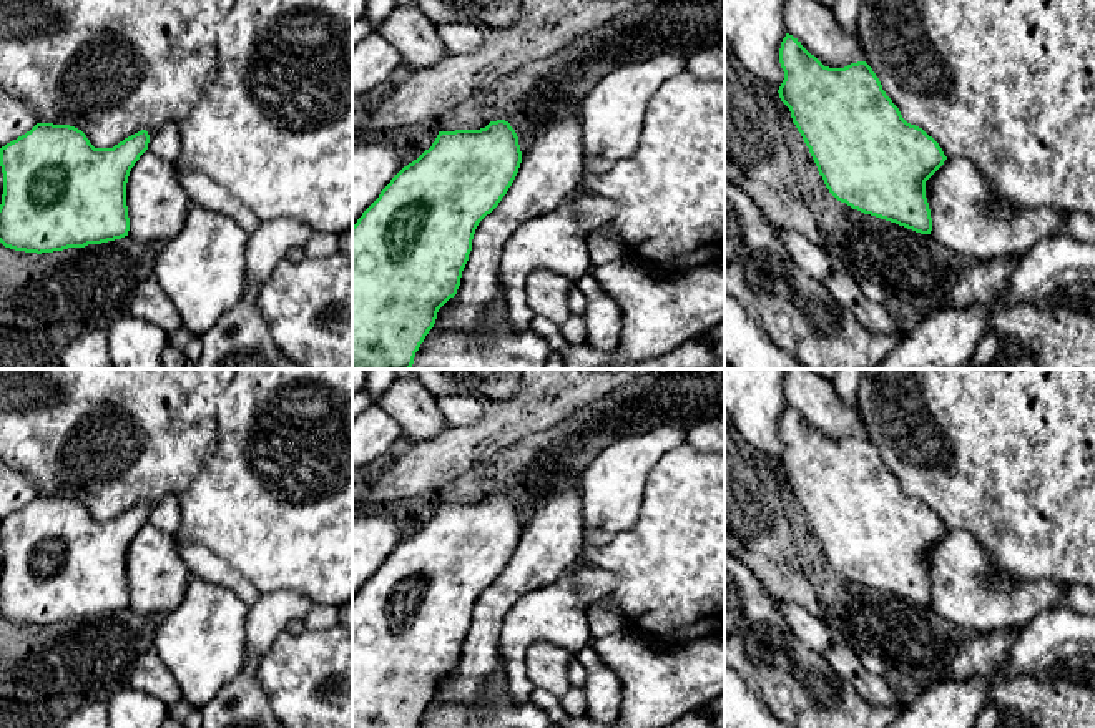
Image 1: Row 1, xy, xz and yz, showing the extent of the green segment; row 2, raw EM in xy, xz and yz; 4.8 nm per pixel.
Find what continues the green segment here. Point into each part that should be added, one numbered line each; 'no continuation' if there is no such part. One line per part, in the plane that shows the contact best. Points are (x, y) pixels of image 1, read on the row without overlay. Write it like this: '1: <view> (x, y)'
1: xz (552, 541)

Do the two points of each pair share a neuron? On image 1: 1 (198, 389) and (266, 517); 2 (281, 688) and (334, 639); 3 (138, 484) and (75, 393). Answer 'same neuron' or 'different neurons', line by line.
1: different neurons
2: same neuron
3: same neuron

